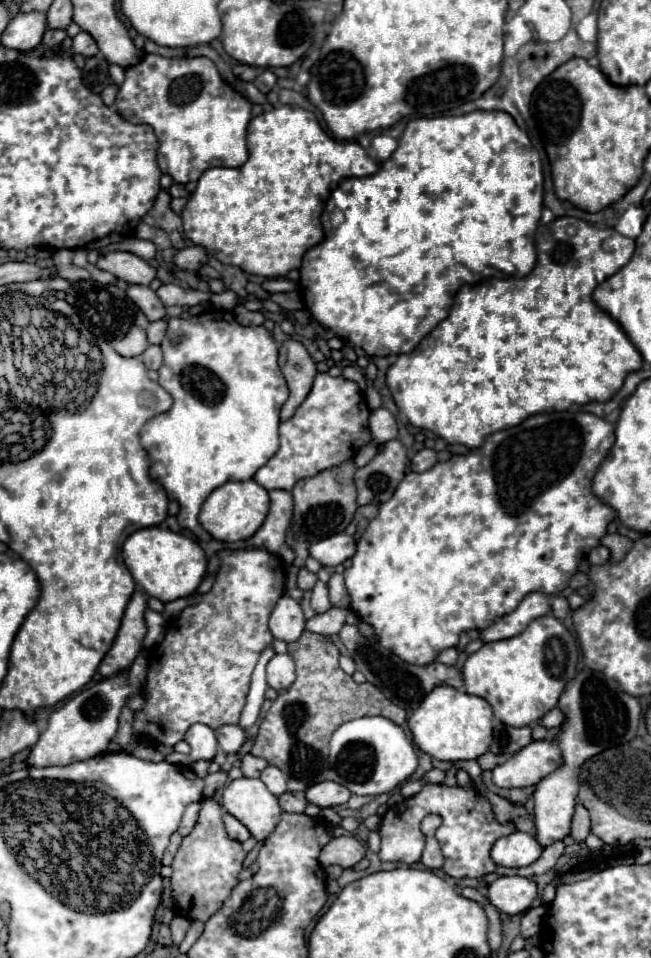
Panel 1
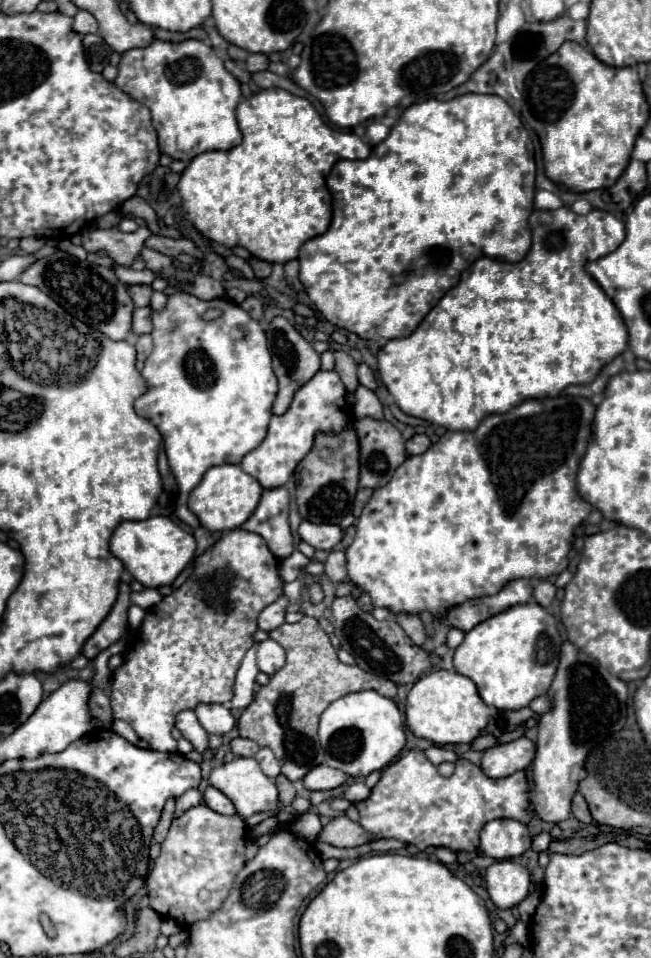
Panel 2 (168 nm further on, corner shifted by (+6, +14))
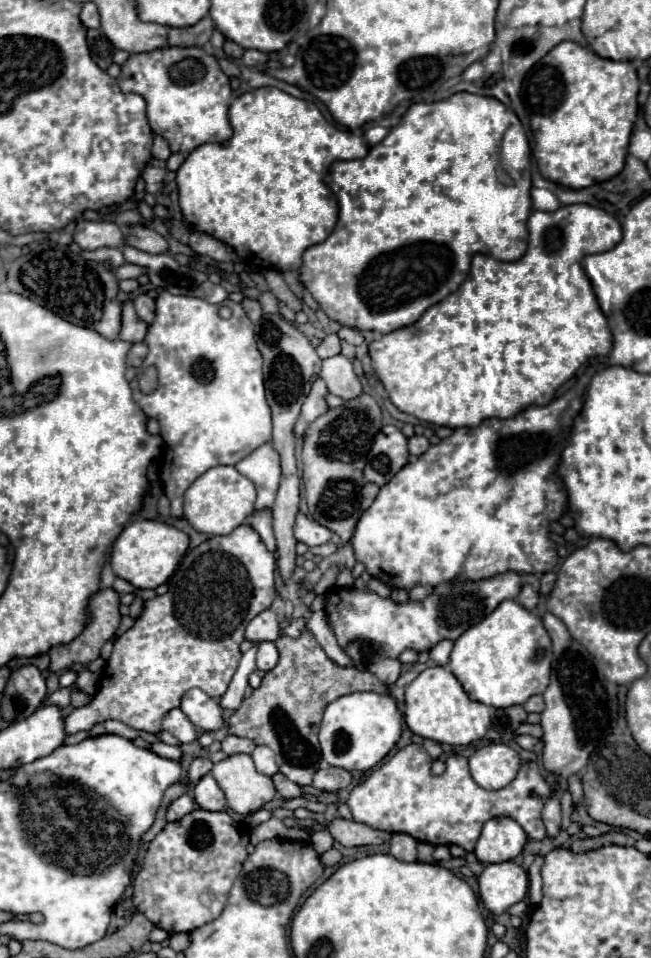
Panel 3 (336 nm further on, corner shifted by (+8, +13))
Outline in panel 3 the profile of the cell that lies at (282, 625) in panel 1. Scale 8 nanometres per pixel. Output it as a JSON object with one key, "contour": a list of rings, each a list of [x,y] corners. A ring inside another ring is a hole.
{"contour":[[[264,610],[260,612],[246,628],[246,640],[258,644],[264,640],[276,640],[280,636],[280,626],[278,626],[278,618],[272,610]]]}

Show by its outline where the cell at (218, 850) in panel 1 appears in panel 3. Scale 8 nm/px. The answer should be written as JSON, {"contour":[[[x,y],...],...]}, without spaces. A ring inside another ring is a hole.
{"contour":[[[194,810],[178,822],[168,822],[150,842],[144,864],[134,878],[132,902],[156,928],[168,934],[192,932],[214,918],[226,906],[234,878],[246,860],[248,836],[228,812]]]}

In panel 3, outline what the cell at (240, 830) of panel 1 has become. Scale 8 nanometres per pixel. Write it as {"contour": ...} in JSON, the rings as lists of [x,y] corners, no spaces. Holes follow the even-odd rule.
{"contour":[[[206,774],[196,786],[194,786],[194,800],[202,810],[226,810],[226,796],[220,790],[218,782],[212,774]]]}

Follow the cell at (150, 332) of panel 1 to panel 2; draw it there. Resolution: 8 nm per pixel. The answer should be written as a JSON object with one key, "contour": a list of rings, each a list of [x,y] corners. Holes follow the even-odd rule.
{"contour":[[[142,307],[142,309],[136,309],[134,311],[134,323],[132,323],[132,331],[136,335],[142,335],[142,333],[150,333],[152,331],[152,309],[150,307]]]}

